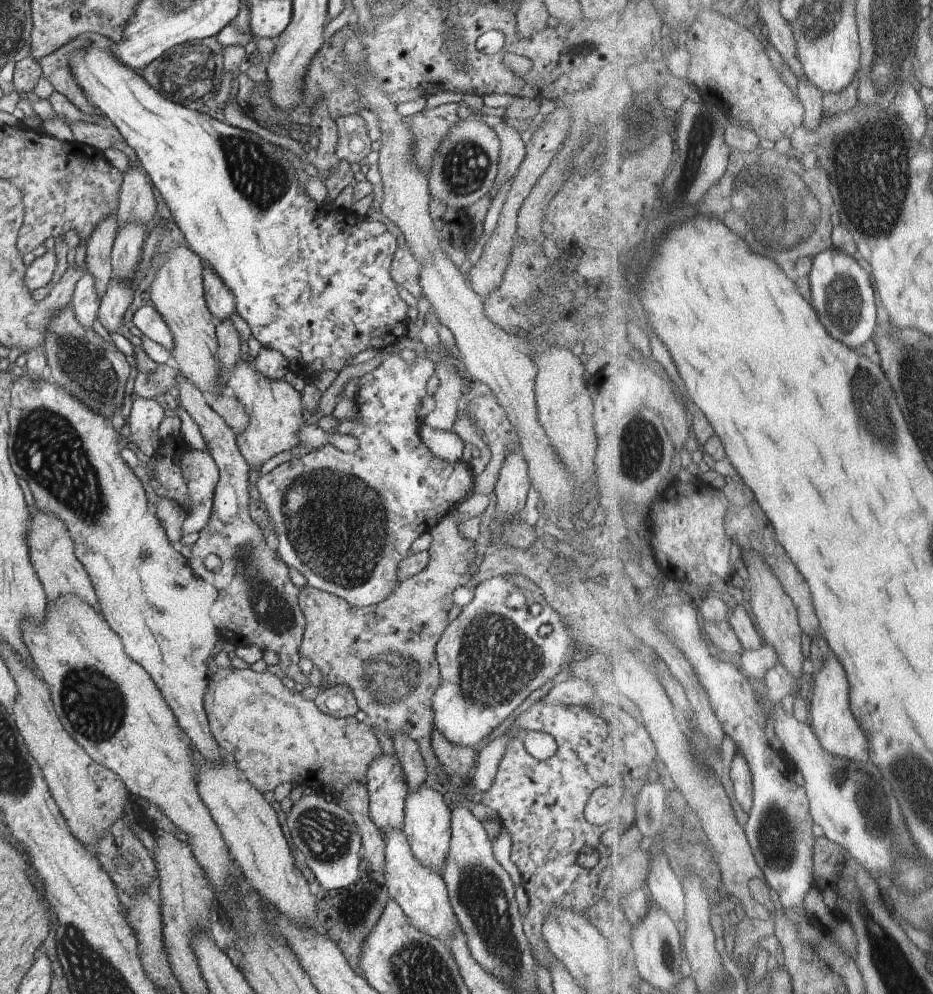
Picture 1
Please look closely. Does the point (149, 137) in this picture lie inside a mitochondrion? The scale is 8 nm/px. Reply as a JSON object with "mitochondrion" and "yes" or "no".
{"mitochondrion":"no"}

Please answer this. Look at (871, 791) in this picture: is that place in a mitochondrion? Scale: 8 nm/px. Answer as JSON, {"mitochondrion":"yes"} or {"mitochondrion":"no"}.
{"mitochondrion":"yes"}

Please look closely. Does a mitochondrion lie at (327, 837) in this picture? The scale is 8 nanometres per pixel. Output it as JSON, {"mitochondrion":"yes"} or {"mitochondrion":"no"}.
{"mitochondrion":"yes"}

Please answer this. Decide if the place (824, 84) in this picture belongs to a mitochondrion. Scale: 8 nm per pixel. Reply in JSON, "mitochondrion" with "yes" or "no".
{"mitochondrion":"no"}

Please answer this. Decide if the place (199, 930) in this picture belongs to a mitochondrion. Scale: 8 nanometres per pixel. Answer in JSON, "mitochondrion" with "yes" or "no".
{"mitochondrion":"no"}

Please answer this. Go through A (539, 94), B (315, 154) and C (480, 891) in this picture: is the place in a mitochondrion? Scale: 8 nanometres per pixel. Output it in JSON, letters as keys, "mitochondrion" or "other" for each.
{"A":"other","B":"other","C":"mitochondrion"}

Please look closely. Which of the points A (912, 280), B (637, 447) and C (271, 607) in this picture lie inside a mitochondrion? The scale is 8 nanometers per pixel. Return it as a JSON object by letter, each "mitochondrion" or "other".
{"A":"other","B":"mitochondrion","C":"mitochondrion"}

